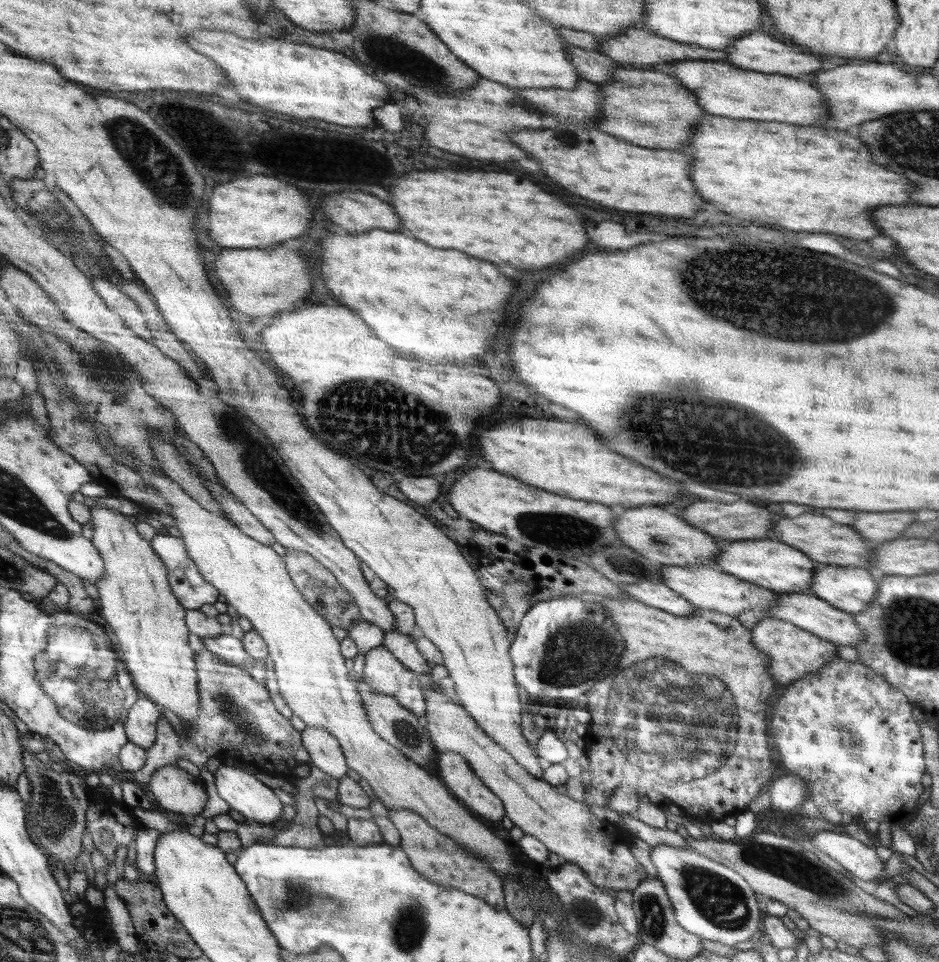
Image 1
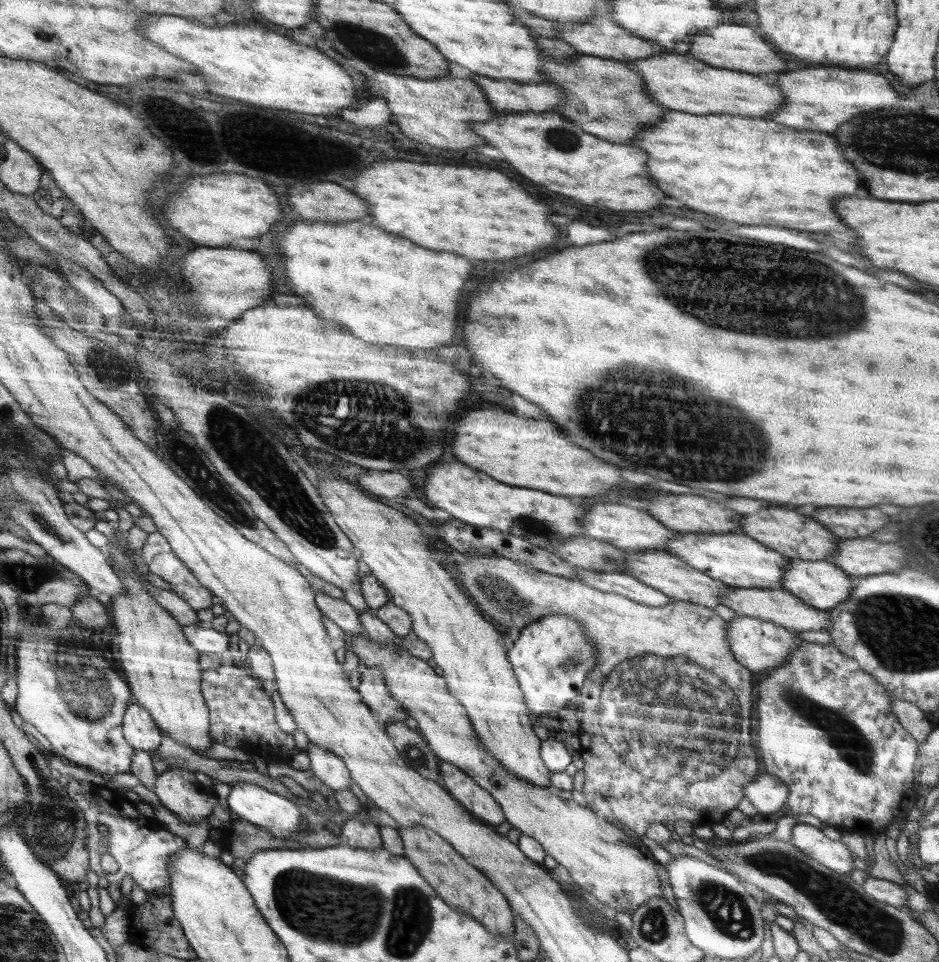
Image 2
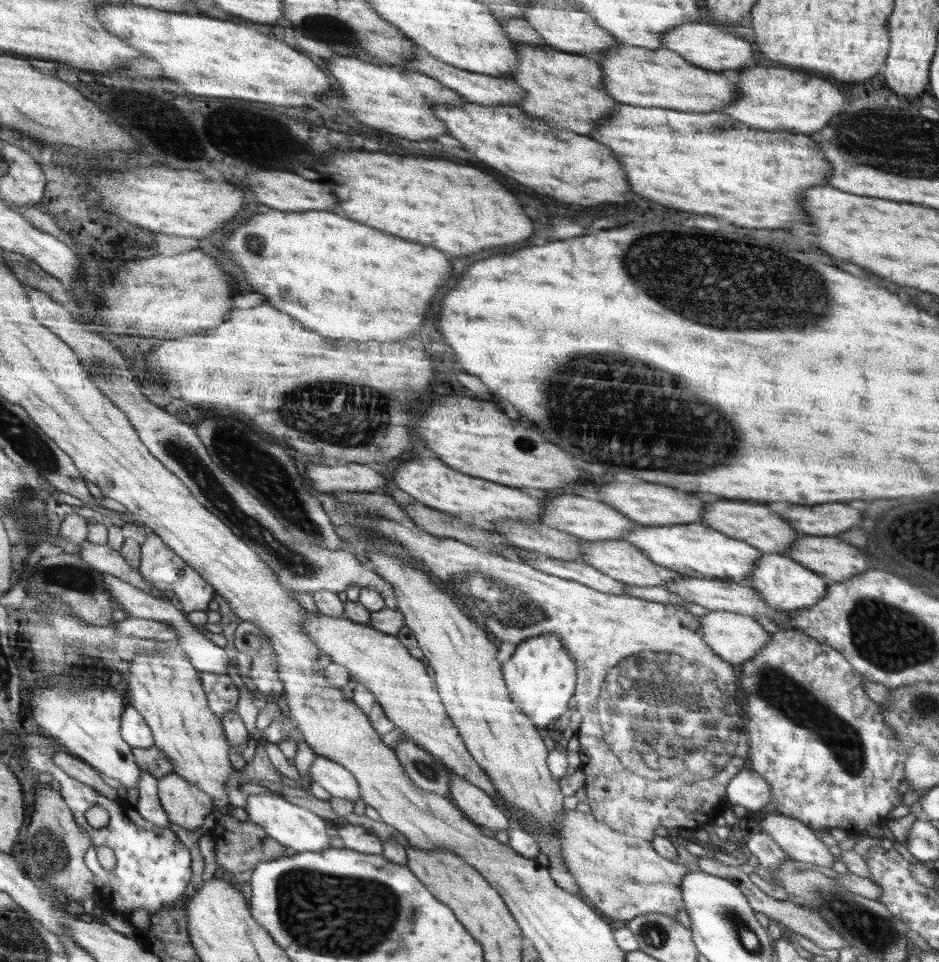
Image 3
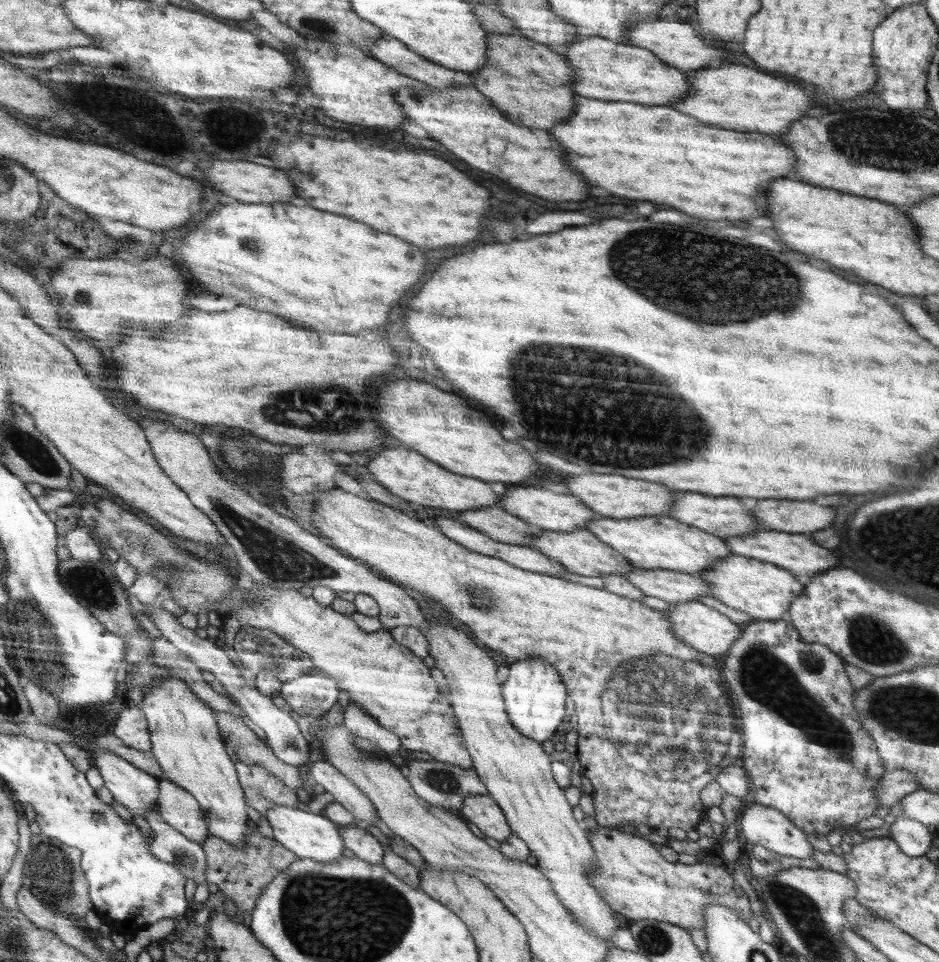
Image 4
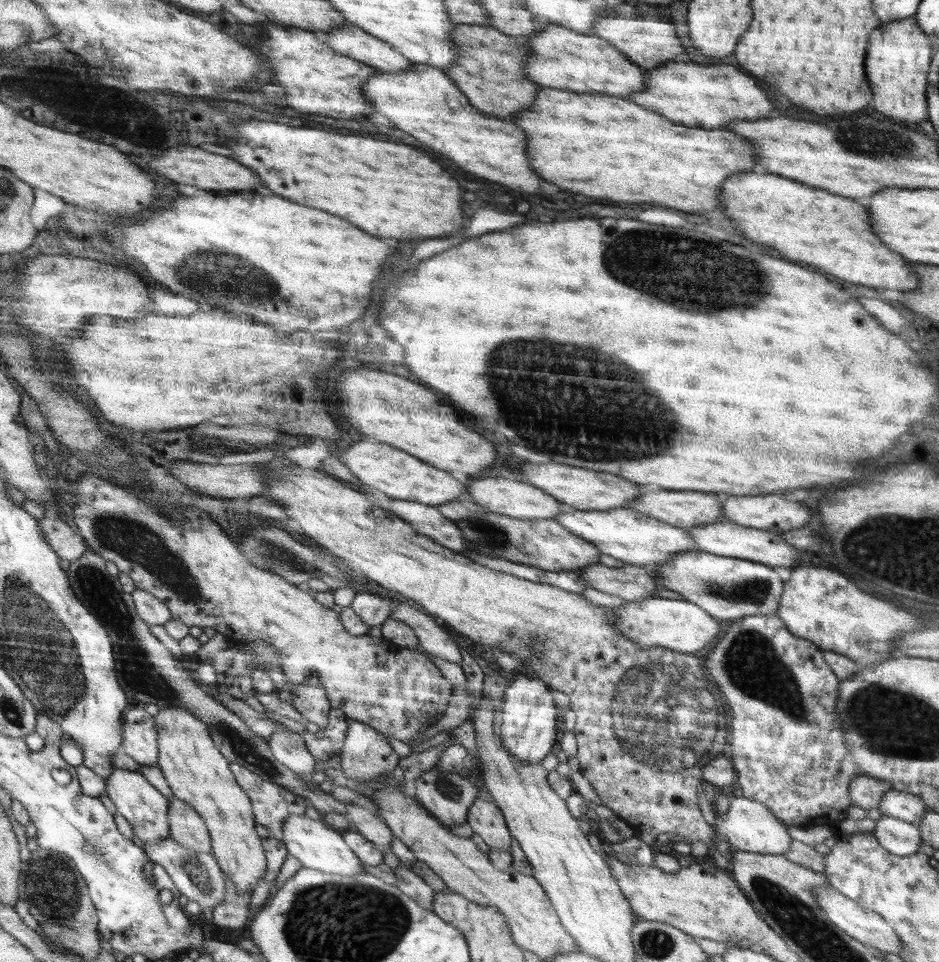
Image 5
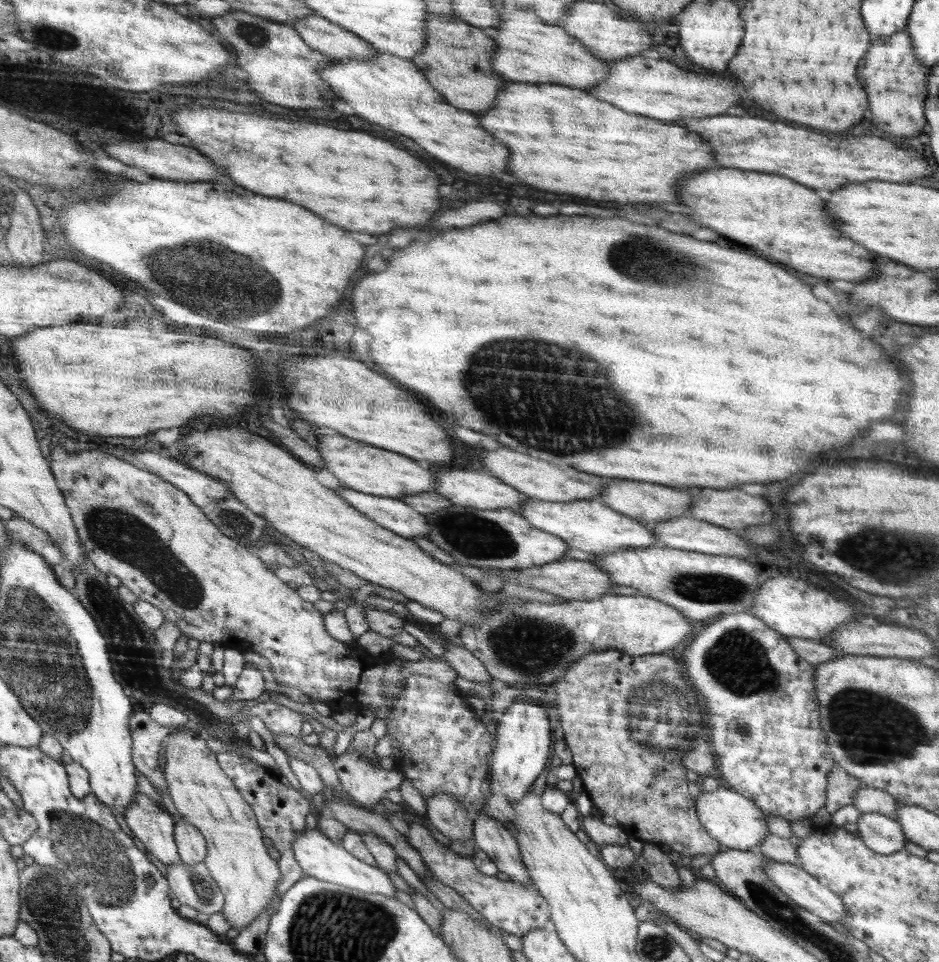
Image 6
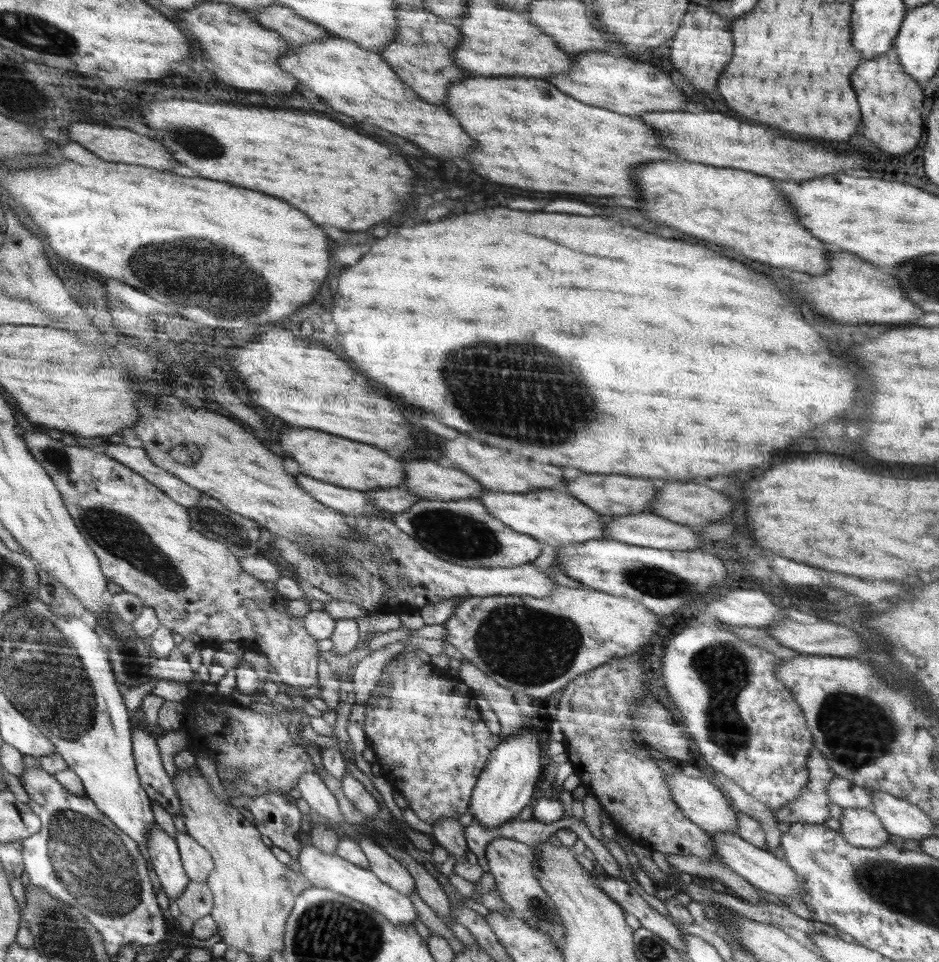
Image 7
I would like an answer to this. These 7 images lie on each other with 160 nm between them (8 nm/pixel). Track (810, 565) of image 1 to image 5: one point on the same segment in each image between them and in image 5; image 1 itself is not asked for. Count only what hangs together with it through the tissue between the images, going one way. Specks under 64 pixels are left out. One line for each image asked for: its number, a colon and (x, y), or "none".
2: (732, 557)
3: (695, 550)
4: (648, 542)
5: (634, 538)

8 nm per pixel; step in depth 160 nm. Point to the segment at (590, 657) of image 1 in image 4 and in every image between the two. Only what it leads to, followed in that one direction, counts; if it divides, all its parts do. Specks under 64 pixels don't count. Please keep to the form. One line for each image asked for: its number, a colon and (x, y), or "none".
2: (552, 659)
3: (542, 674)
4: (535, 694)

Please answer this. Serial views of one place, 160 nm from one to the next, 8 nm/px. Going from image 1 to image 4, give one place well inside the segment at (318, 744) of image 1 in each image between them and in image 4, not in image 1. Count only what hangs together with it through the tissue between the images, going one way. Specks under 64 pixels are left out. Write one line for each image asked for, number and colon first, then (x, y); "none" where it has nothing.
2: (329, 768)
3: (338, 781)
4: (344, 791)

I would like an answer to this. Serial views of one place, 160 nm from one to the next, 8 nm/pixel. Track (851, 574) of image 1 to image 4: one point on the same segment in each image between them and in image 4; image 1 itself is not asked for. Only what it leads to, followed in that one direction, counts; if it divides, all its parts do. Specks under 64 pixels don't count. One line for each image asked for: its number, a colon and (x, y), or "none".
2: (821, 584)
3: (787, 585)
4: (764, 591)

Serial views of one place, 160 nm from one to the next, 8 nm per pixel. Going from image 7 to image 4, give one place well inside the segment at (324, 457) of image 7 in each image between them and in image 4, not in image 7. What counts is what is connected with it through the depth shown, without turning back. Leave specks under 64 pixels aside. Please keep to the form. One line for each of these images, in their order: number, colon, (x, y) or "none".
4: (405, 473)
5: (398, 474)
6: (360, 466)

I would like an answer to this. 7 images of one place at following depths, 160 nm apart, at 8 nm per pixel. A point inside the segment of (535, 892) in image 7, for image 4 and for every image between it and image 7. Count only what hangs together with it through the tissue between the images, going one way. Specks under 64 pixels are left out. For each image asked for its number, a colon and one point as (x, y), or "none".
4: (481, 810)
5: (485, 819)
6: (490, 836)

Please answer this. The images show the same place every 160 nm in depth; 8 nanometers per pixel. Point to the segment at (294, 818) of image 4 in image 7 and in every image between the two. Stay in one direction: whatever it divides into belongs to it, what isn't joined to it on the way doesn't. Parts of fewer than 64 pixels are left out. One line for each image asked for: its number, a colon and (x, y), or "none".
5: (317, 846)
6: (317, 855)
7: (328, 870)

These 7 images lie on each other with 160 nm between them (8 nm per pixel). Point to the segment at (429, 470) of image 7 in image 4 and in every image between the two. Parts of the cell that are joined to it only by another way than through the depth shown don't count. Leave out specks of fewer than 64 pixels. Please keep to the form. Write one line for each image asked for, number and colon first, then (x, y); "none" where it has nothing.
4: (563, 512)
5: (514, 499)
6: (471, 488)

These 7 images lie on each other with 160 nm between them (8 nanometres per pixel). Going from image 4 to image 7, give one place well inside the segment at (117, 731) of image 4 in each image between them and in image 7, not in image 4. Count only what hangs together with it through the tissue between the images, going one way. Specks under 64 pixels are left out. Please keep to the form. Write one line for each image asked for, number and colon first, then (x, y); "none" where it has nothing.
5: (139, 730)
6: (147, 734)
7: (154, 778)

